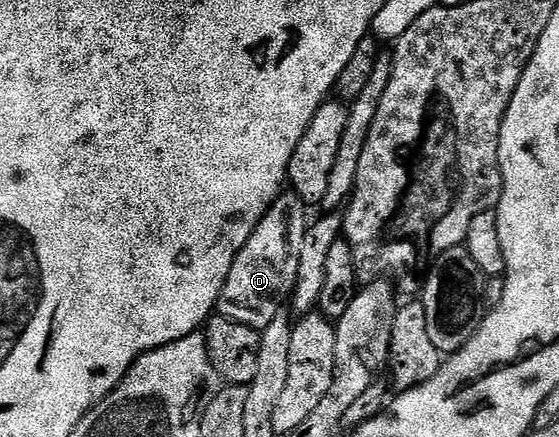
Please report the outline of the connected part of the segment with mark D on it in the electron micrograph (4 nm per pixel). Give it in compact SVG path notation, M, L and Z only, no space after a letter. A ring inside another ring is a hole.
M283 192L278 199L270 205L269 212L262 217L260 224L248 236L248 244L240 248L236 260L232 264L232 272L228 272L228 280L222 289L222 295L218 301L217 313L224 318L231 318L240 324L250 326L252 329L261 332L280 313L282 301L284 303L294 292L297 284L297 268L300 267L300 250L304 246L304 238L308 227L306 220L308 207L293 192Z

